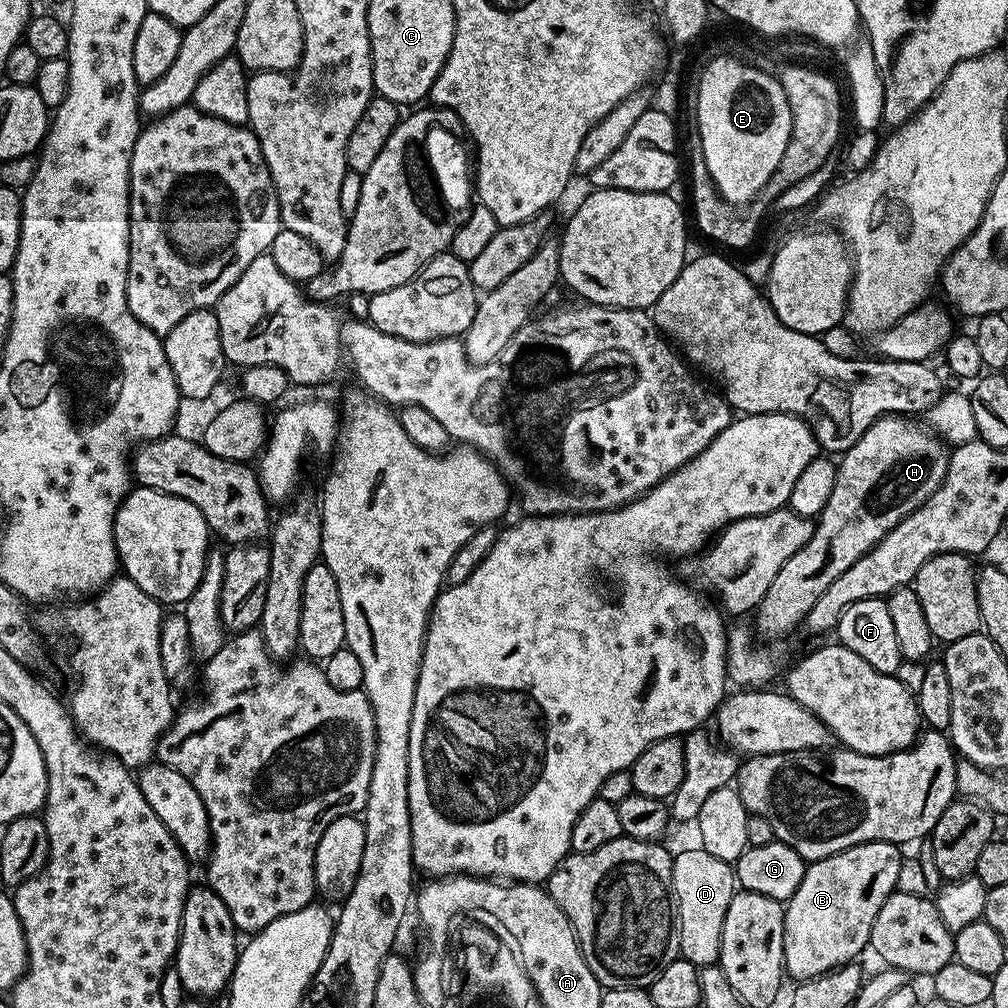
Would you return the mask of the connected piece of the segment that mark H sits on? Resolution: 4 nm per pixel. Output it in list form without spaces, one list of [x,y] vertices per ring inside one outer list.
[[[904,414],[882,416],[872,423],[870,430],[866,430],[862,438],[858,438],[858,442],[854,442],[854,446],[850,446],[848,452],[839,457],[834,491],[830,494],[830,502],[826,502],[815,521],[810,542],[806,542],[806,546],[802,546],[802,550],[798,550],[798,554],[794,554],[794,558],[790,558],[790,562],[782,566],[782,570],[778,570],[778,578],[770,582],[762,602],[754,610],[755,631],[761,637],[764,635],[768,640],[776,640],[779,636],[794,631],[799,624],[801,627],[807,621],[808,611],[814,606],[814,602],[818,602],[818,598],[826,594],[834,578],[846,574],[846,570],[850,570],[850,566],[854,566],[858,558],[862,558],[878,542],[882,542],[882,538],[886,538],[886,534],[890,534],[890,530],[894,530],[894,526],[898,526],[902,518],[918,510],[918,506],[922,506],[922,502],[926,502],[926,498],[930,498],[930,494],[938,490],[948,473],[950,448],[931,427],[923,423],[920,425],[916,420],[919,419],[909,418]]]

